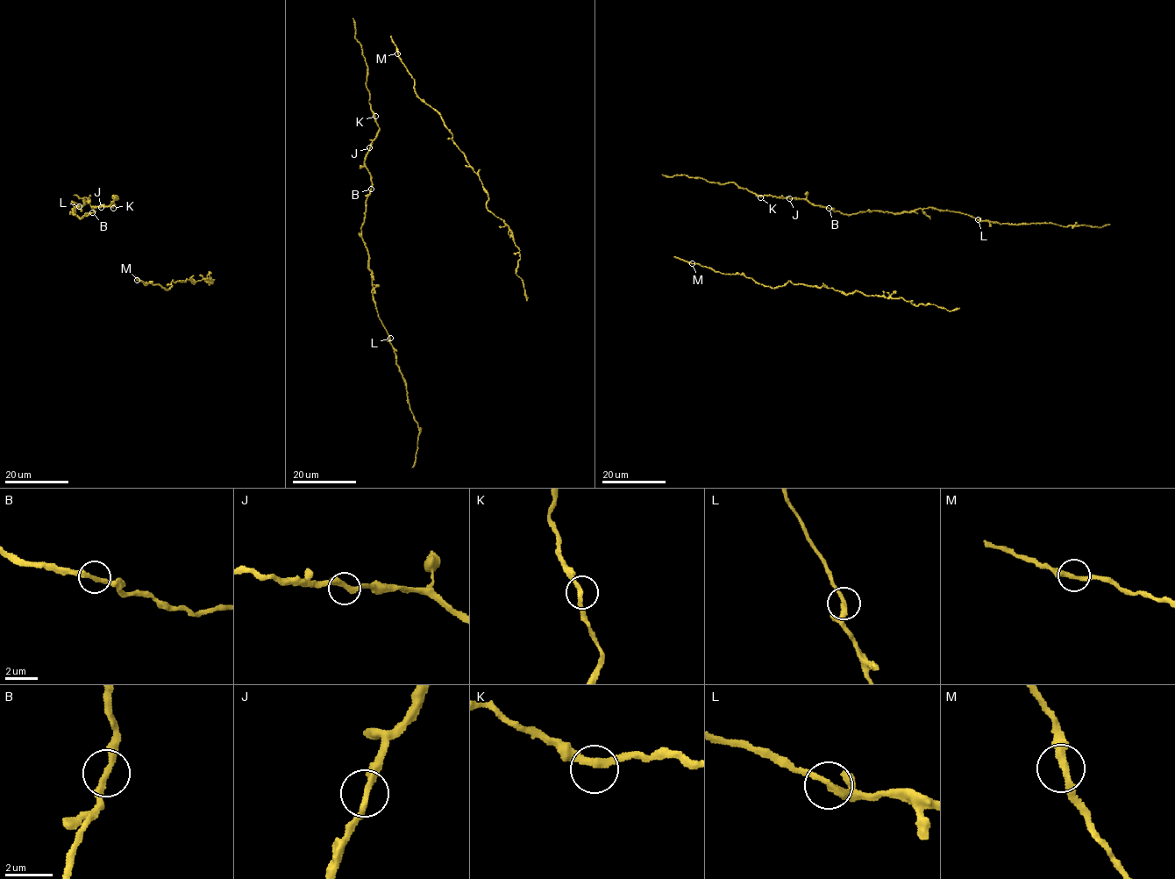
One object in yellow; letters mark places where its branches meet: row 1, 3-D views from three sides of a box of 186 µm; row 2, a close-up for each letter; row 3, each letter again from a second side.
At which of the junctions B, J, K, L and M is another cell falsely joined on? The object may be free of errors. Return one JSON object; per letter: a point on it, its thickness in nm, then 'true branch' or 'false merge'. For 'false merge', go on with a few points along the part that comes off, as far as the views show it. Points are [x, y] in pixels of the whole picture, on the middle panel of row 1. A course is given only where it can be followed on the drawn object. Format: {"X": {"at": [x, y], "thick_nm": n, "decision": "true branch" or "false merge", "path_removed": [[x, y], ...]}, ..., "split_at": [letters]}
{"B": {"at": [371, 189], "thick_nm": 280, "decision": "true branch"}, "J": {"at": [369, 147], "thick_nm": 280, "decision": "true branch"}, "K": {"at": [375, 116], "thick_nm": 260, "decision": "true branch"}, "L": {"at": [390, 338], "thick_nm": 280, "decision": "false merge", "path_removed": [[390, 338], [396, 365], [405, 382], [409, 410], [419, 431], [416, 460], [411, 468]]}, "M": {"at": [397, 53], "thick_nm": 280, "decision": "true branch"}, "split_at": ["L"]}

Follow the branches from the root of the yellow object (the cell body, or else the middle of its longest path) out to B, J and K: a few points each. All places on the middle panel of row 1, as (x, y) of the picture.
B: (366, 62), (369, 103), (379, 128), (365, 161), (371, 175), (371, 189)
J: (366, 62), (369, 103), (379, 128), (369, 147)
K: (366, 62), (369, 103), (375, 116)

